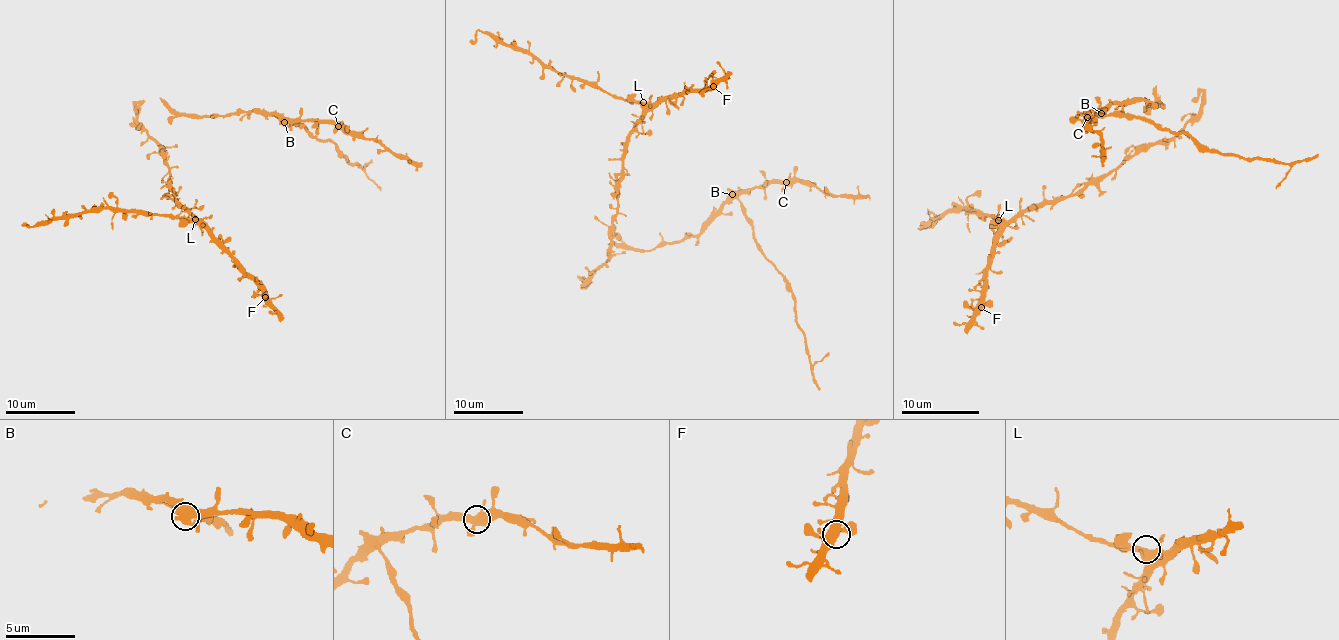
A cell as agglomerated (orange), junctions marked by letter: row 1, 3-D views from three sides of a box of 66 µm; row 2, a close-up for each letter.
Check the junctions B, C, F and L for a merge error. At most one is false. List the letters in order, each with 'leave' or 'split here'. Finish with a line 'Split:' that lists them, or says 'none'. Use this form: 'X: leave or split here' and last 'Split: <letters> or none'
B: split here
C: leave
F: leave
L: leave
Split: B

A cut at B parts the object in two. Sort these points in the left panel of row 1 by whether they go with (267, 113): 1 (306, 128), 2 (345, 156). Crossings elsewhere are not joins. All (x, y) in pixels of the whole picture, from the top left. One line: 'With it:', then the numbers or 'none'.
With it: none

